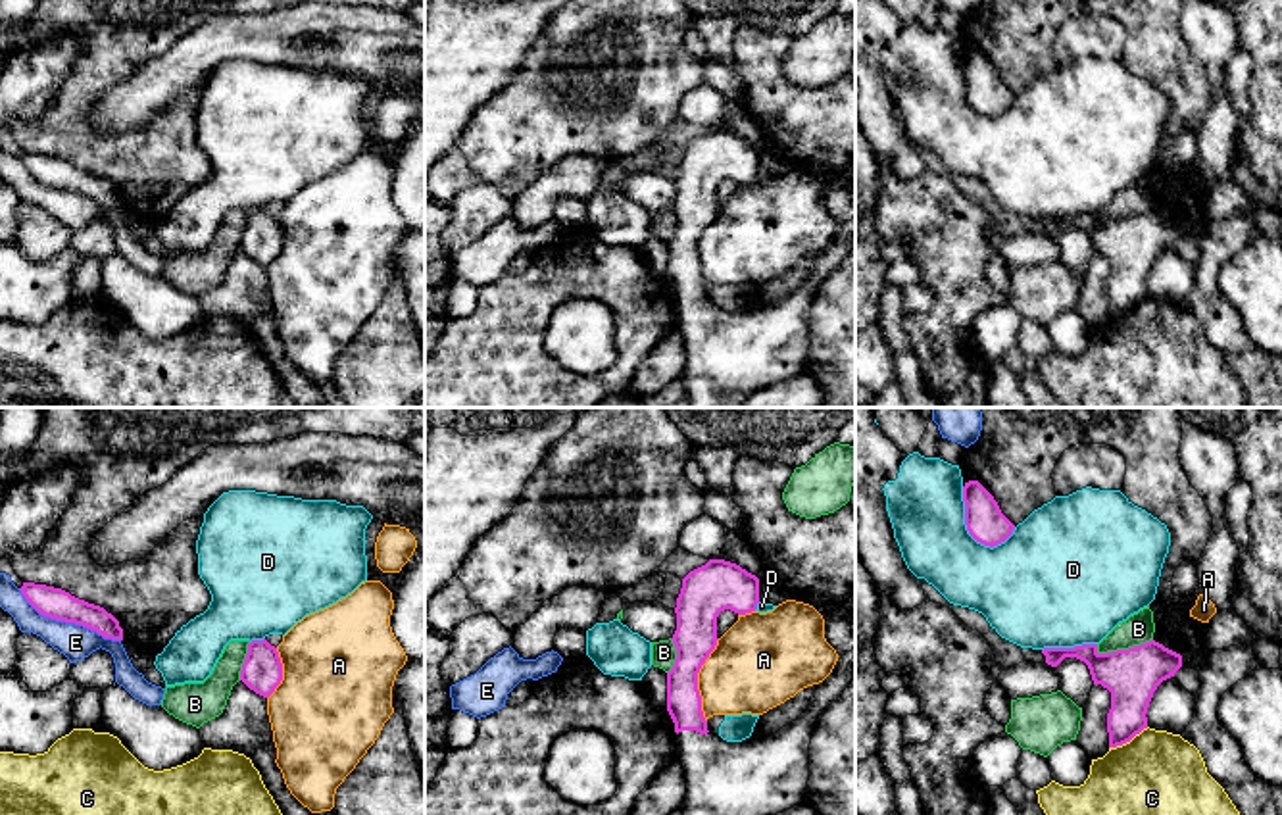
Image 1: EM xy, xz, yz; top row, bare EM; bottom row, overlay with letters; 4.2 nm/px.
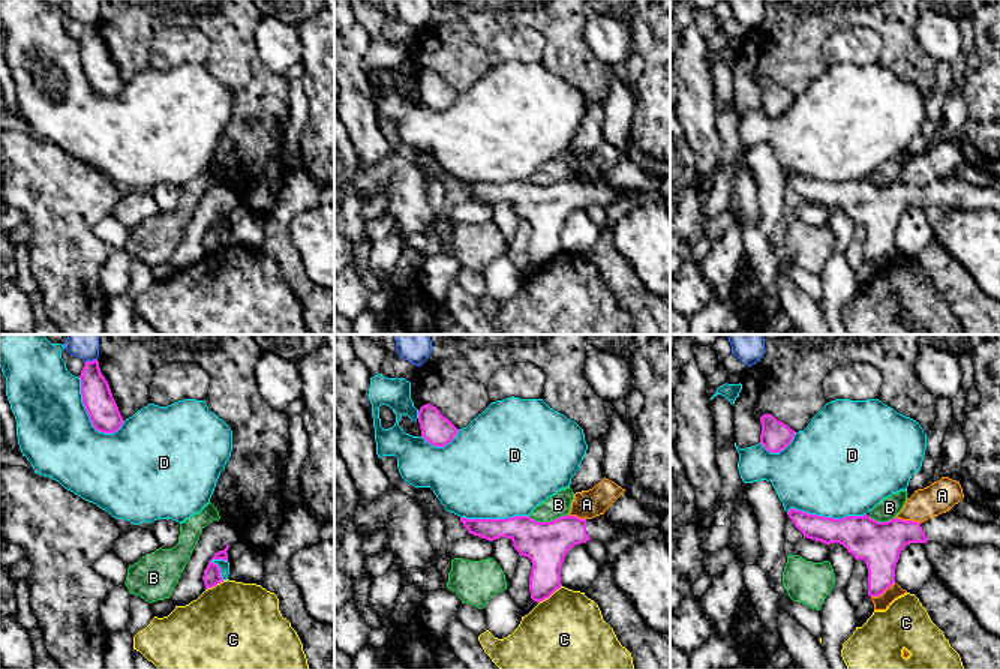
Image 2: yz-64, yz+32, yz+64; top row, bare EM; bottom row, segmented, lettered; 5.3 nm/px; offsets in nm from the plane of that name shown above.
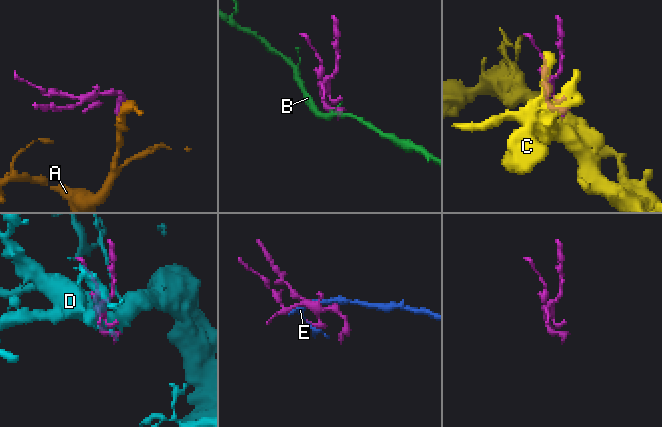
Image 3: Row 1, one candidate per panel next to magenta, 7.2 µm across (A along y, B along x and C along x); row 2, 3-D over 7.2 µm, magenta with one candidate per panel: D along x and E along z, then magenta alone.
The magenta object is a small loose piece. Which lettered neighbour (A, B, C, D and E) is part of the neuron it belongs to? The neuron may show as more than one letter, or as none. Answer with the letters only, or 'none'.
none

